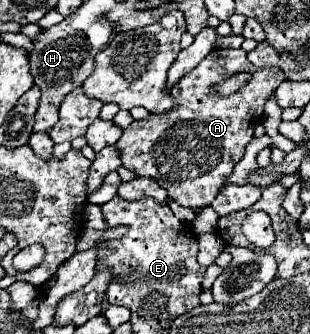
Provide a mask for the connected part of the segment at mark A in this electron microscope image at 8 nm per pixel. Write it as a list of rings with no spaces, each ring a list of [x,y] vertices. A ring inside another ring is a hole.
[[[212,49],[208,57],[172,89],[176,107],[172,107],[170,113],[148,115],[124,129],[116,143],[122,165],[136,175],[152,177],[168,191],[168,197],[182,207],[208,207],[254,137],[254,127],[262,121],[266,99],[284,79],[280,69],[254,69],[244,49]],[[236,73],[250,73],[252,77],[240,91],[220,97],[212,85]]]

